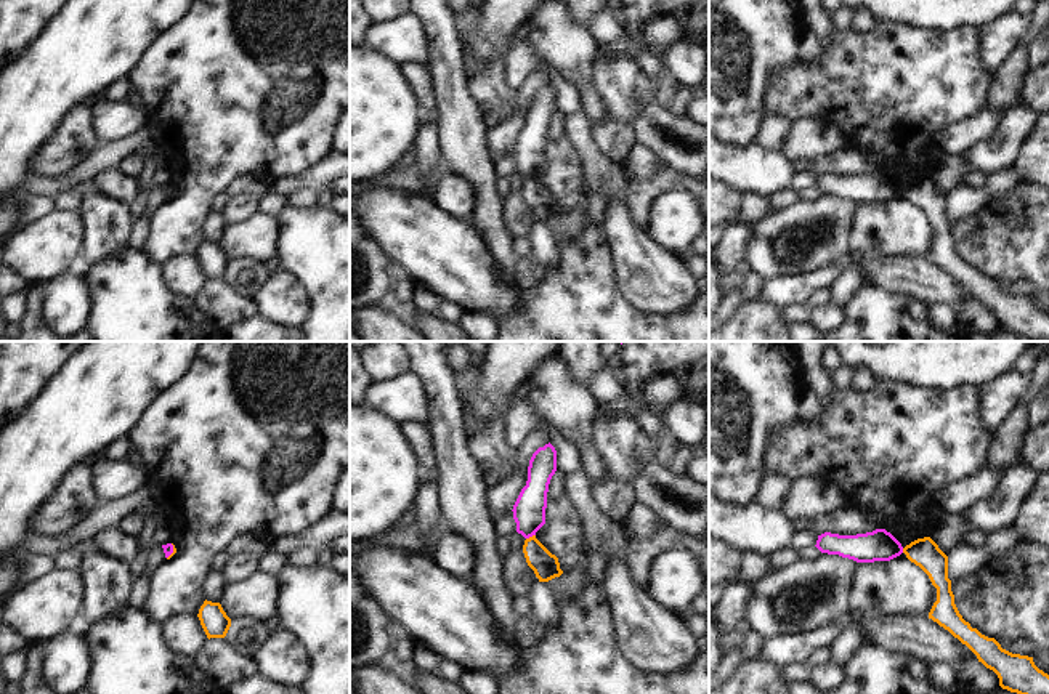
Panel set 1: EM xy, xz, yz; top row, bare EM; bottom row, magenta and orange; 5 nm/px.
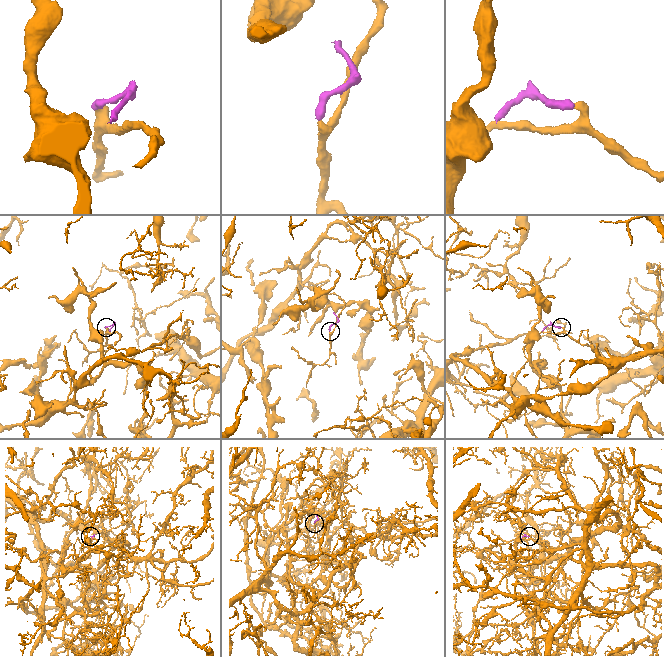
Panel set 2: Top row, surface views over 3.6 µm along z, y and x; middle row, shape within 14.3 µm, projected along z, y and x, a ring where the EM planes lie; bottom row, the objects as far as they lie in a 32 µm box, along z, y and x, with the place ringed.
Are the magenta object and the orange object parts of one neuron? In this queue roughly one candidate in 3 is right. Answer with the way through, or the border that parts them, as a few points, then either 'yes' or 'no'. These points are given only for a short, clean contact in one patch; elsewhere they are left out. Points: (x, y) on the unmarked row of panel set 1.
border xz (534, 175), (526, 180); no

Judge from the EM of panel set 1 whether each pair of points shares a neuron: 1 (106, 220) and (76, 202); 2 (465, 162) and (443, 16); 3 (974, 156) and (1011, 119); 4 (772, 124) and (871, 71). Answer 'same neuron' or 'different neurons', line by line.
1: different neurons
2: same neuron
3: same neuron
4: different neurons

